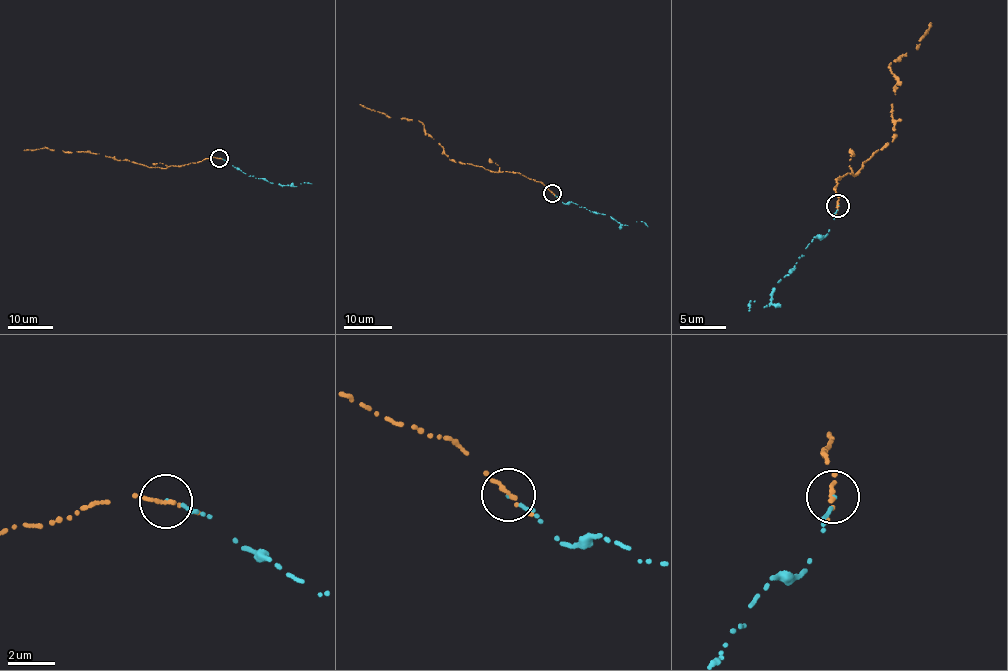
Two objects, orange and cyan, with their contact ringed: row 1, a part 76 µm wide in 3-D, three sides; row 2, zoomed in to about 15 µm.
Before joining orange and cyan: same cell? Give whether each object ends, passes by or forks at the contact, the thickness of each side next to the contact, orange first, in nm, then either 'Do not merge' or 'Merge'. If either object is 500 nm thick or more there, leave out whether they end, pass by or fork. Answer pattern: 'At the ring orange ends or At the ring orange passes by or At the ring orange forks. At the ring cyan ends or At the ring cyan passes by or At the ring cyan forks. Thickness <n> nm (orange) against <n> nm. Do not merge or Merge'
At the ring orange passes by. At the ring cyan ends. Thickness 160 nm (orange) against 100 nm. Merge

